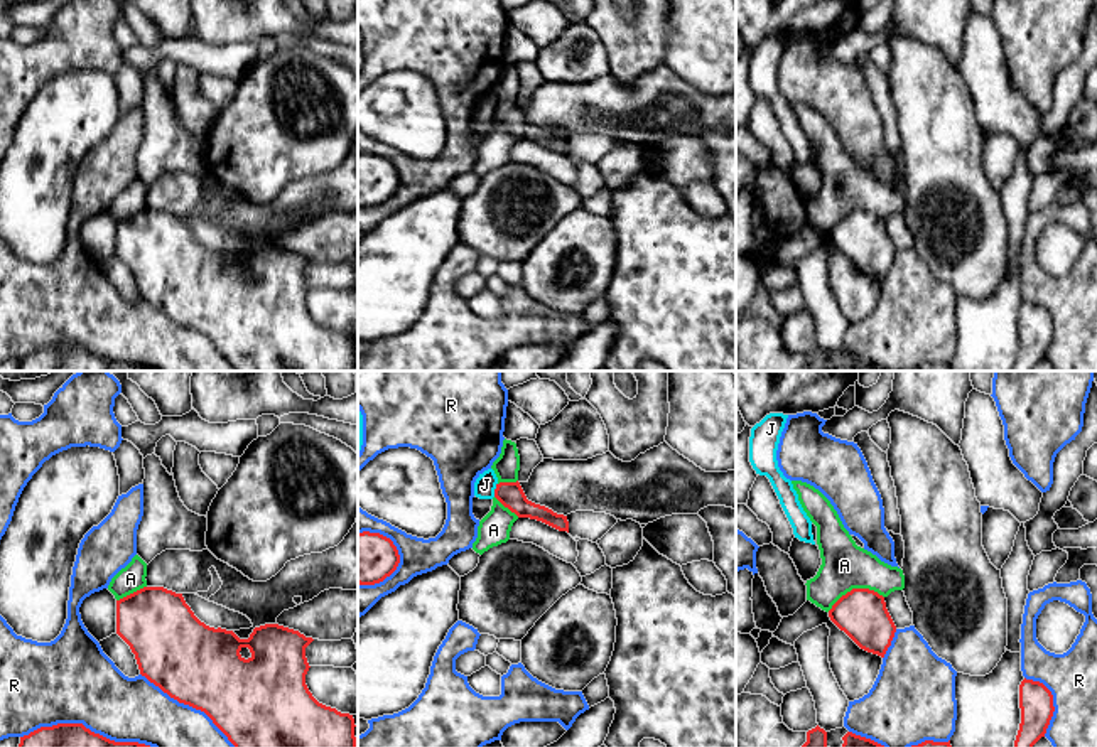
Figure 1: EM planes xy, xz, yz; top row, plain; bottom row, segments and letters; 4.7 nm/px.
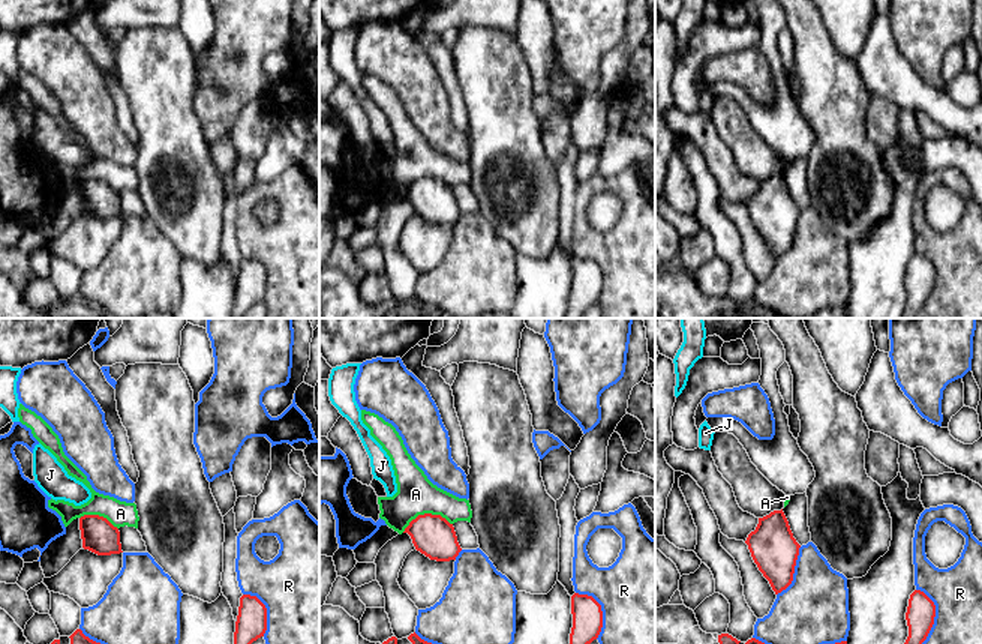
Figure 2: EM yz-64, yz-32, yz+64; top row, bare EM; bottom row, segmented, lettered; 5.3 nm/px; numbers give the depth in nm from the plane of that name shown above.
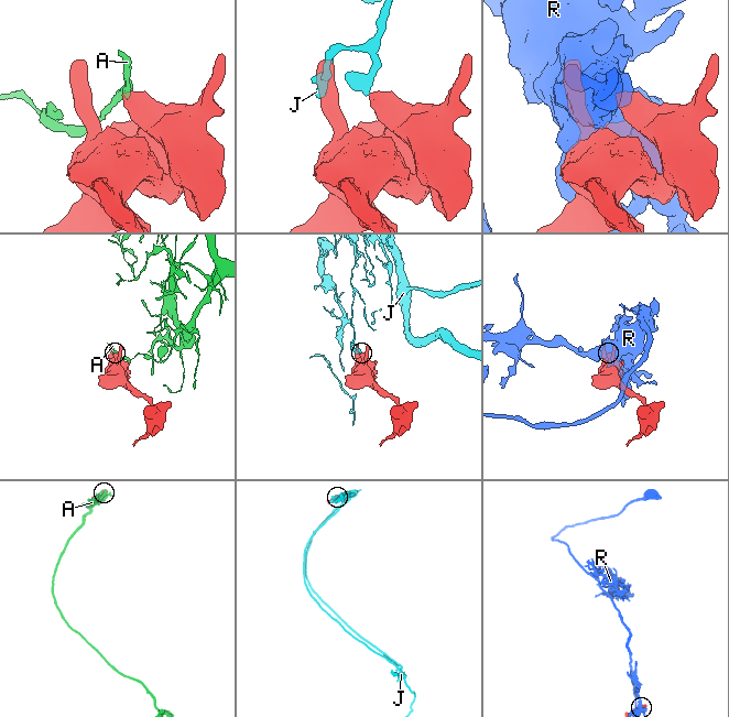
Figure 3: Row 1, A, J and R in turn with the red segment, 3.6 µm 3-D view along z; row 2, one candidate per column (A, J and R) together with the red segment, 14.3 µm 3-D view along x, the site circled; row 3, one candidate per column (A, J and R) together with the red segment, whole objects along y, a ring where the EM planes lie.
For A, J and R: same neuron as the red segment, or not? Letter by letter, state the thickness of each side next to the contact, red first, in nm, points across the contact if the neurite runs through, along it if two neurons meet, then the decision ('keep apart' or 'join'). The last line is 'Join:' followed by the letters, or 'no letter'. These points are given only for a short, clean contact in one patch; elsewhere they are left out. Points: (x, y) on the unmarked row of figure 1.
A: 240/220 nm | along yz (883, 218), (868, 211), (851, 211), (827, 233) | keep apart
J: 120/100 nm | along xz (497, 105), (493, 118) | keep apart
R: 380/320 nm | keep apart
Join: no letter

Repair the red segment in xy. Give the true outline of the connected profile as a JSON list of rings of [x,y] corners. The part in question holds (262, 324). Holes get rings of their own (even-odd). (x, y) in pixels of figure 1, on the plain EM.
[[[143,209],[116,223],[116,256],[135,277],[142,298],[179,325],[204,334],[235,371],[358,371],[353,337],[319,325],[309,314],[305,270],[314,261],[299,253],[265,246],[255,250],[248,261],[240,261],[233,253],[201,245],[182,216]]]

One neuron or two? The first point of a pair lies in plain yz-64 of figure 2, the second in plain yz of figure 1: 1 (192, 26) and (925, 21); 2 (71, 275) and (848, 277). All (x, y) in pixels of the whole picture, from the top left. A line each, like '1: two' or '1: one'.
1: two
2: two

